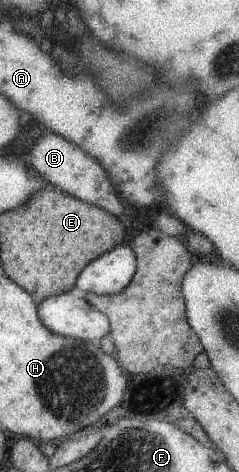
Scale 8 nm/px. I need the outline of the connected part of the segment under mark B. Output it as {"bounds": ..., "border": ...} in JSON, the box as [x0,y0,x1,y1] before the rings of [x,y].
{"bounds":[25,134,122,217],"border":[[[46,134],[46,136],[38,138],[38,142],[30,148],[25,160],[28,160],[26,164],[38,172],[44,180],[48,180],[50,184],[58,186],[60,190],[72,194],[74,198],[80,198],[98,208],[104,208],[114,217],[122,214],[122,202],[116,196],[114,184],[108,180],[102,164],[98,164],[90,154],[86,154],[86,150],[82,150],[74,142],[70,142],[58,134]]]}

